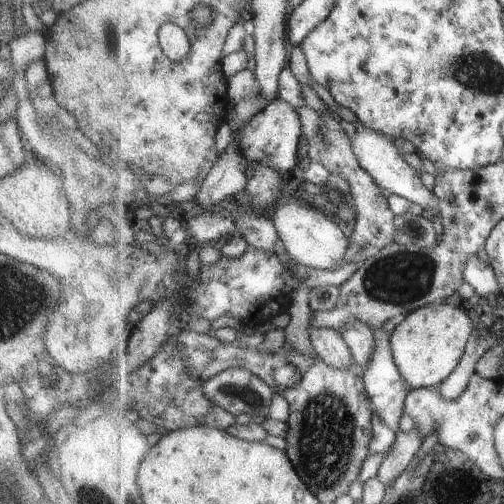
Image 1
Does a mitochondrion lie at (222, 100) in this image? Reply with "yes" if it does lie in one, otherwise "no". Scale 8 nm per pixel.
no

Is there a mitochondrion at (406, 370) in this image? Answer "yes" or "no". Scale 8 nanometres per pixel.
no

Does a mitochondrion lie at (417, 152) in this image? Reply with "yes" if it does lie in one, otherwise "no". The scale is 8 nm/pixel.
no

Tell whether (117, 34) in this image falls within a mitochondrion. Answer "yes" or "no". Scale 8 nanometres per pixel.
yes

